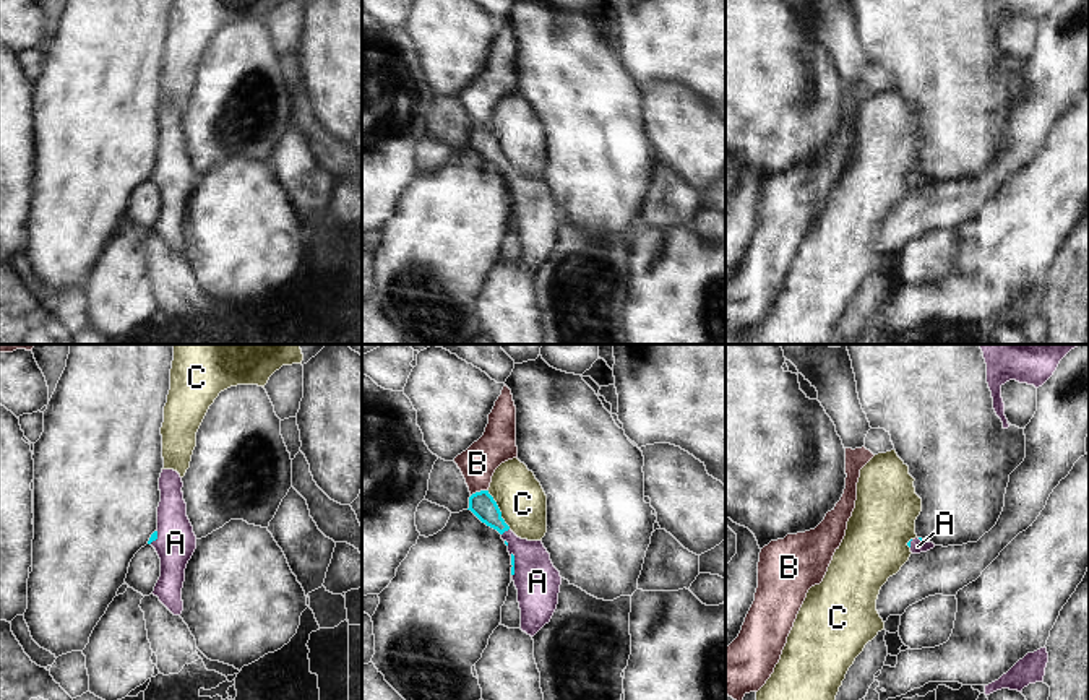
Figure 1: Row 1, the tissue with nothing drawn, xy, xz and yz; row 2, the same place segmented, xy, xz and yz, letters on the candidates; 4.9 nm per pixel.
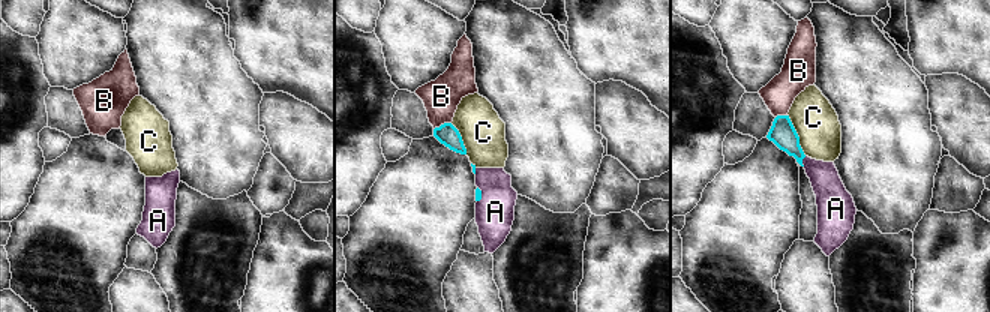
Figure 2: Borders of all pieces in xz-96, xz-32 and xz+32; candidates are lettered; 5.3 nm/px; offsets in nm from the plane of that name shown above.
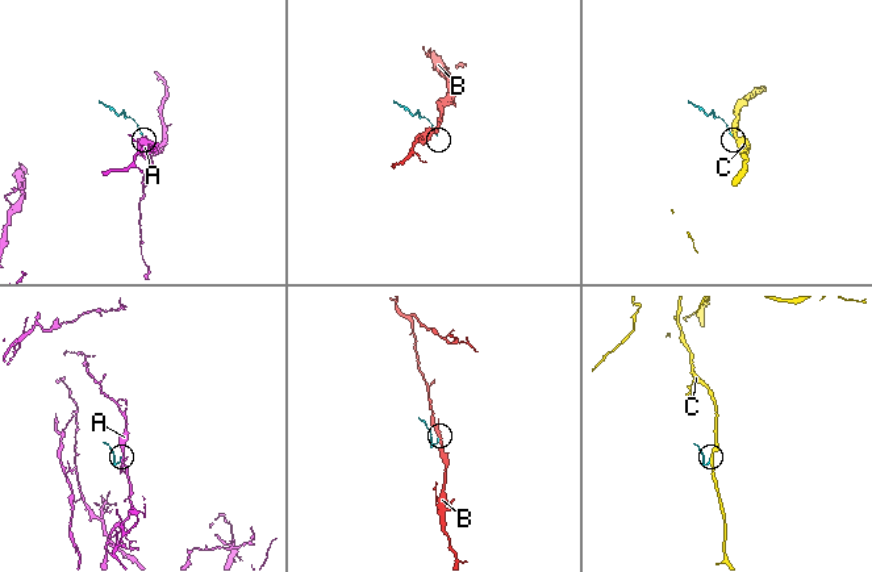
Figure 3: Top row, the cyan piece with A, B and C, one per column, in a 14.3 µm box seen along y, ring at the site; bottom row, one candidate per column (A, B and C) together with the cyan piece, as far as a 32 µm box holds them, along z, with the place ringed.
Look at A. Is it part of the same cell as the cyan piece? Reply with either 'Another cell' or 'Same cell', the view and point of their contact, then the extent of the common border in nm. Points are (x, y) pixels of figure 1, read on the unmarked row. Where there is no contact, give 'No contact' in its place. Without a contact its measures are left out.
Same cell. Touches cyan at xz (505, 166). Shared border 50 nm.

